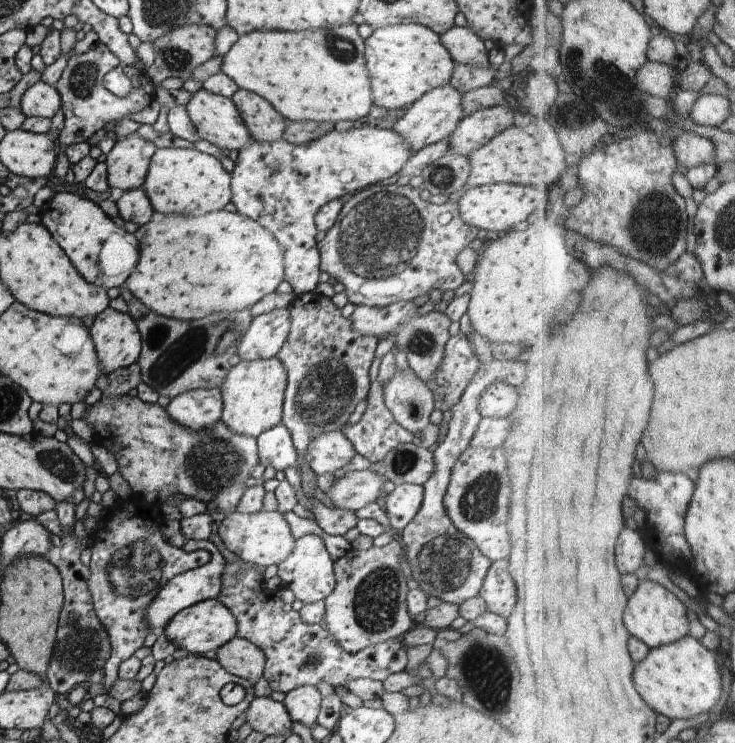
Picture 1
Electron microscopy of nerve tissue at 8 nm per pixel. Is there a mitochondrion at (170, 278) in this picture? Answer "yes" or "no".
no

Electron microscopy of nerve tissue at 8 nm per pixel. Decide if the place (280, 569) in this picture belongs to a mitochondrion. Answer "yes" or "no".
no

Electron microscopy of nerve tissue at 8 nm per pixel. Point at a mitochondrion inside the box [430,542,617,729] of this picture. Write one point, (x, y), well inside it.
(484, 669)

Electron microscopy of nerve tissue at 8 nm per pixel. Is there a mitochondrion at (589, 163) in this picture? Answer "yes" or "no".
no

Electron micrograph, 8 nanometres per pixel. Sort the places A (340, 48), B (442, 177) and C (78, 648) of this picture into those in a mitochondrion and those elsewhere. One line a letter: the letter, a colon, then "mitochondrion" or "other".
A: mitochondrion
B: mitochondrion
C: mitochondrion

